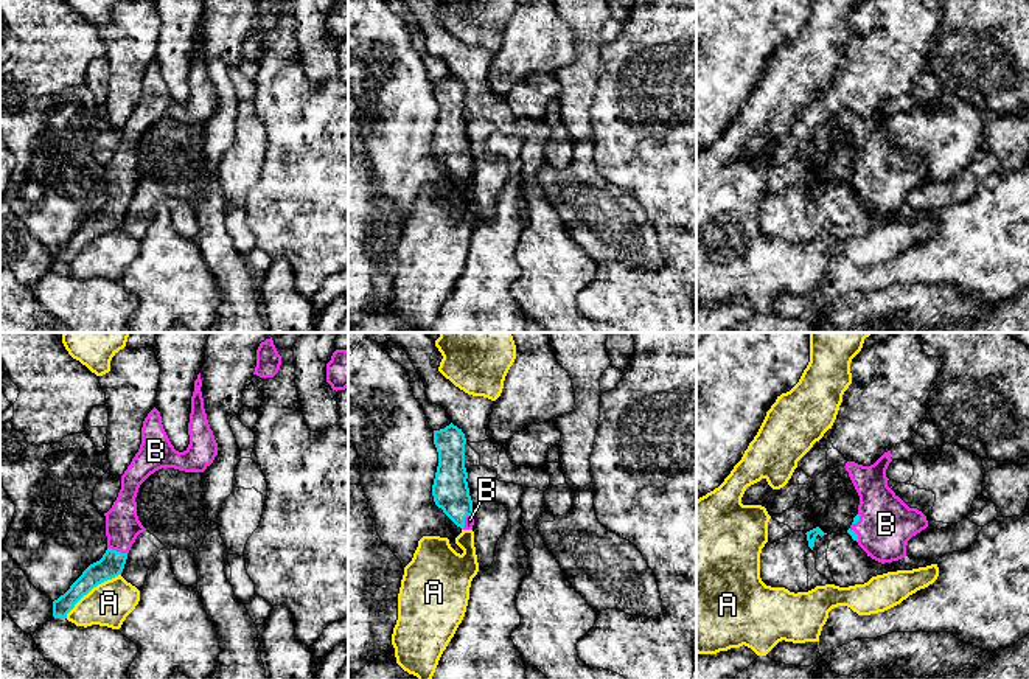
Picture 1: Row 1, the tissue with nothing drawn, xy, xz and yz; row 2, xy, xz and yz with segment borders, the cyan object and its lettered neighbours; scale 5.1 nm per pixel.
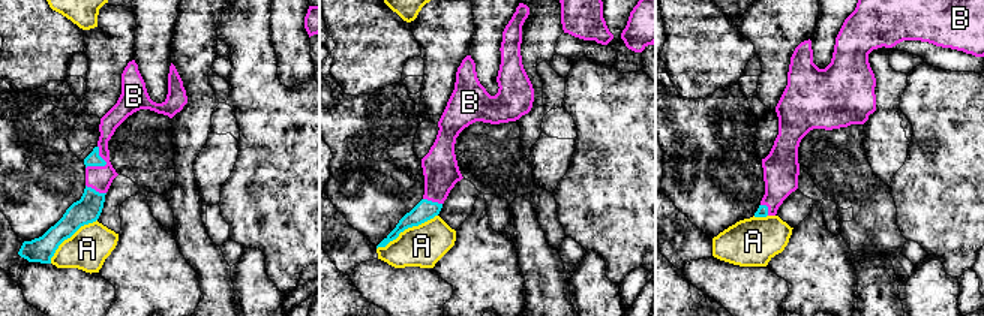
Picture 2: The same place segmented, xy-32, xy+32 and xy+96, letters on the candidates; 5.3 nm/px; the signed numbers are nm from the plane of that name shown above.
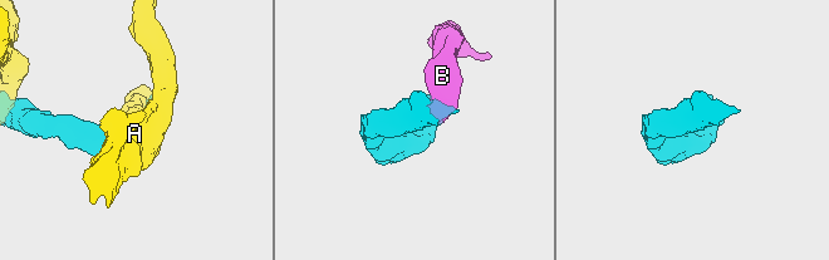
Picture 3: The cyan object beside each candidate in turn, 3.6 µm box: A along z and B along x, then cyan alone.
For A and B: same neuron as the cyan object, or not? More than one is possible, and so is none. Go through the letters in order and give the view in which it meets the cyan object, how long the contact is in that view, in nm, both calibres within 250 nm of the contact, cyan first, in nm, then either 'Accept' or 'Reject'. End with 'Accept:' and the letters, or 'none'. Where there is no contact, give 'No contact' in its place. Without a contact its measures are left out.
A: Touches cyan in xy. Shared border 360 nm. Thickness 130 nm (cyan) against 220 nm. Reject
B: Touches cyan in xy. Shared border 110 nm. Thickness 130 nm (cyan) against 180 nm. Accept
Accept: B

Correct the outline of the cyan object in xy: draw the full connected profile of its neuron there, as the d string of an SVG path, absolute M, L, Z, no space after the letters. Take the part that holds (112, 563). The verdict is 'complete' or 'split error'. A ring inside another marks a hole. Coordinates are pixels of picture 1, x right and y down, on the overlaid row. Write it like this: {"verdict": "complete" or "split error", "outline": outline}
{"verdict": "split error", "outline": "M199 373L197 379L194 381L194 392L191 396L191 413L188 423L190 444L183 452L176 451L174 446L171 444L163 429L160 412L155 407L145 418L141 427L140 449L132 458L124 474L121 475L121 489L118 493L117 500L113 502L112 508L107 513L104 513L107 550L99 561L90 564L82 572L82 575L70 586L70 589L64 595L61 595L58 600L53 601L54 618L67 618L67 614L75 608L75 604L84 595L87 595L93 587L121 575L132 544L135 542L140 533L146 531L146 528L141 525L137 516L135 497L140 485L151 474L154 474L162 468L174 468L185 472L204 472L213 463L215 457L218 455L218 443L207 420L201 387L202 387L202 379Z"}

